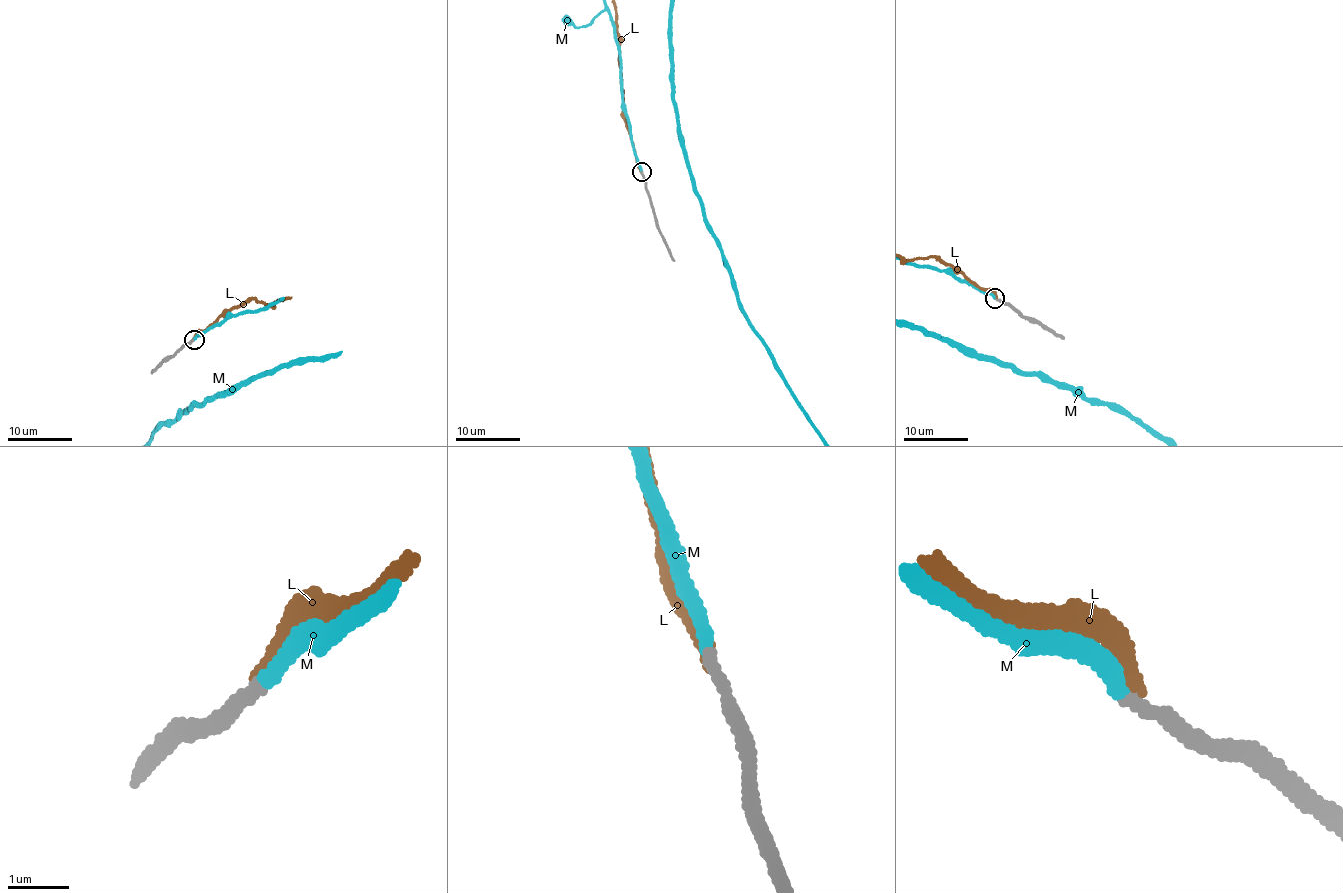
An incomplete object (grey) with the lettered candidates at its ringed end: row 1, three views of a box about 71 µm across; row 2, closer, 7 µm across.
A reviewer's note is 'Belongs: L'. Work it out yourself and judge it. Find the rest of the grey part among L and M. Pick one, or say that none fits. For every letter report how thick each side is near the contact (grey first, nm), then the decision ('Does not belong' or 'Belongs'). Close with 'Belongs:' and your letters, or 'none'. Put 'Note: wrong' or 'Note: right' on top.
Note: wrong
L: Thickness 220 nm (grey) against 220 nm. Does not belong
M: Thickness 200 nm (grey) against 240 nm. Belongs
Belongs: M

